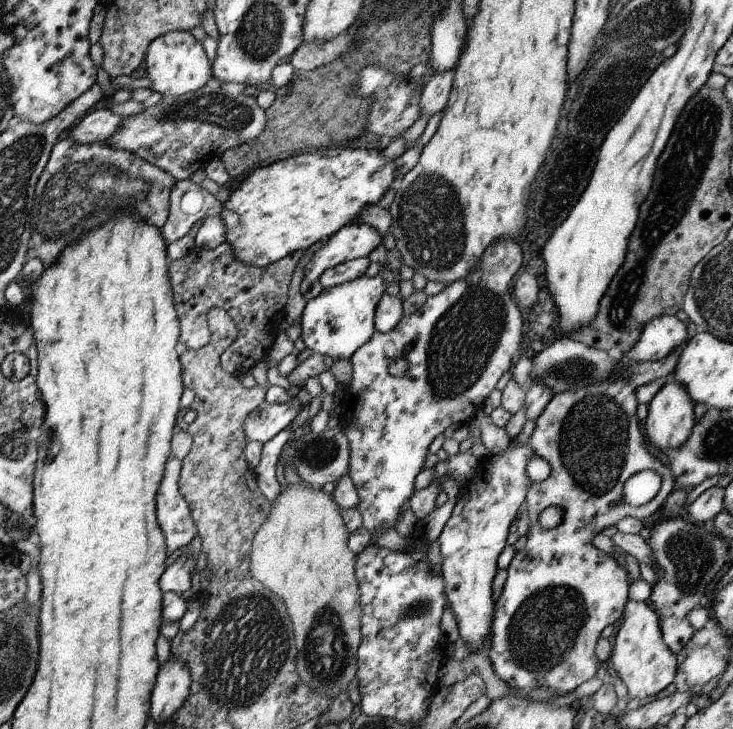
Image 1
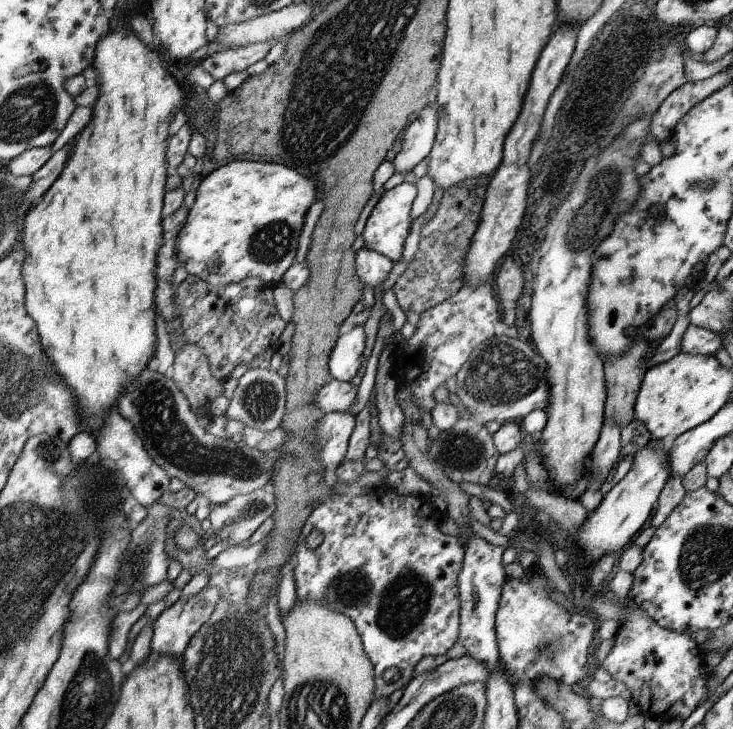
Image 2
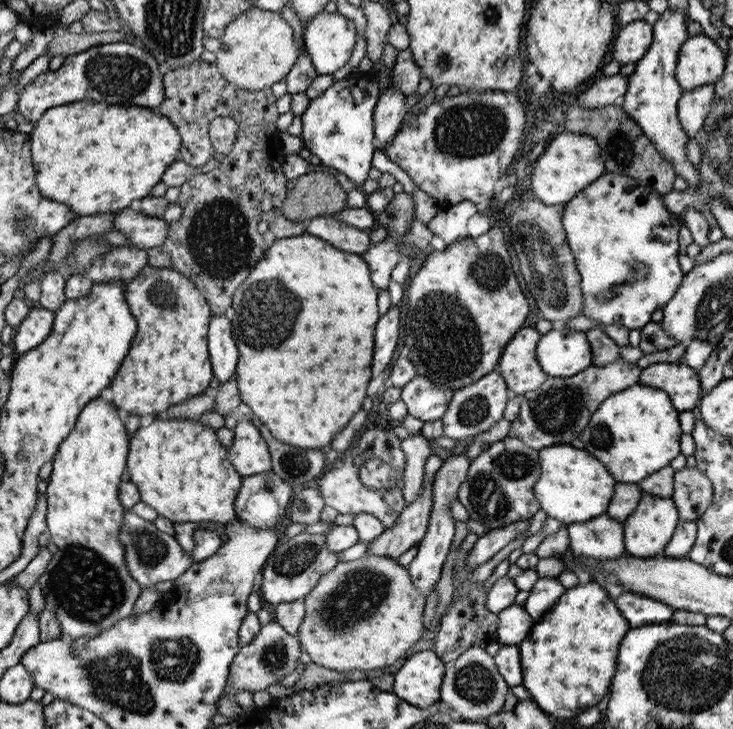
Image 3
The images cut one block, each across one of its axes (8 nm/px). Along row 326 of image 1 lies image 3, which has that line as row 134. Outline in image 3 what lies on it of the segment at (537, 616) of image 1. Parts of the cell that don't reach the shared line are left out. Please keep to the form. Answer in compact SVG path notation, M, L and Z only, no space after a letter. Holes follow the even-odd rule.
M666 10L653 25L653 41L646 54L636 63L635 70L627 76L627 91L618 103L622 111L640 127L642 134L650 139L666 161L676 169L677 177L688 183L690 189L700 185L698 168L688 161L686 143L690 139L680 125L677 104L683 90L676 78L676 67L681 46L689 39L686 33L687 11Z

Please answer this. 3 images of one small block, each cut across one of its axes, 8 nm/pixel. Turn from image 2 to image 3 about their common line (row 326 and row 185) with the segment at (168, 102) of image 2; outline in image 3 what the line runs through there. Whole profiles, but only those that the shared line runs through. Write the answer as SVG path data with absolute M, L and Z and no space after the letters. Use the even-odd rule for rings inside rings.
M90 99L68 103L47 111L35 124L31 133L34 180L42 196L59 203L70 204L77 216L118 212L134 198L144 198L150 190L162 182L160 178L176 162L180 148L180 133L177 126L152 109L138 106L110 106L107 102Z

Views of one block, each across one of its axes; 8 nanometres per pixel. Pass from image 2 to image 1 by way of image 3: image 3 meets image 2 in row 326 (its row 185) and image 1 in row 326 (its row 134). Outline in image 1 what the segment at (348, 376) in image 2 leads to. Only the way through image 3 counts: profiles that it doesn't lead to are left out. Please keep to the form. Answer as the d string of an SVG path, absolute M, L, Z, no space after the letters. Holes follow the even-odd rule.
M382 274L374 277L363 275L357 280L340 284L335 288L323 288L322 292L306 301L306 306L302 310L301 326L302 326L302 342L306 347L314 353L320 353L332 358L334 361L339 359L350 359L376 332L375 328L375 312L378 302L382 300L382 296L386 293L386 282L383 280Z

